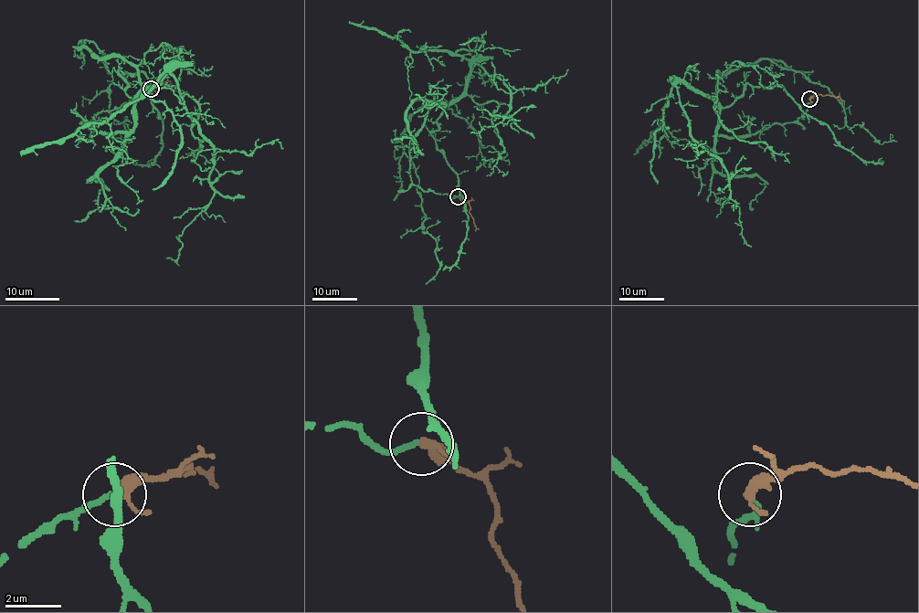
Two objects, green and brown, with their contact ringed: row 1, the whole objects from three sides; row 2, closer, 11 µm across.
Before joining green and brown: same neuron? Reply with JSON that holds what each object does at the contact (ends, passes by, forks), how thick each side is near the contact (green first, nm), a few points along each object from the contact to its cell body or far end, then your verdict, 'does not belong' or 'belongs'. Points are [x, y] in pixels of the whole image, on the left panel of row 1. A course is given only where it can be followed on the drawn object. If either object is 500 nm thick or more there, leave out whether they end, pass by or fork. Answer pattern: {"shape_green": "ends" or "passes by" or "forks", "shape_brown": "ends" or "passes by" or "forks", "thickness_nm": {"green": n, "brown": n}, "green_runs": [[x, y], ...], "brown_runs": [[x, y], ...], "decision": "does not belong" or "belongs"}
{"shape_green": "ends", "shape_brown": "passes by", "thickness_nm": {"green": 190, "brown": 320}, "green_runs": [[150, 89], [93, 129], [130, 131], [139, 72], [85, 41], [104, 53], [122, 134]], "brown_runs": [[152, 89], [163, 83], [175, 91]], "decision": "belongs"}

